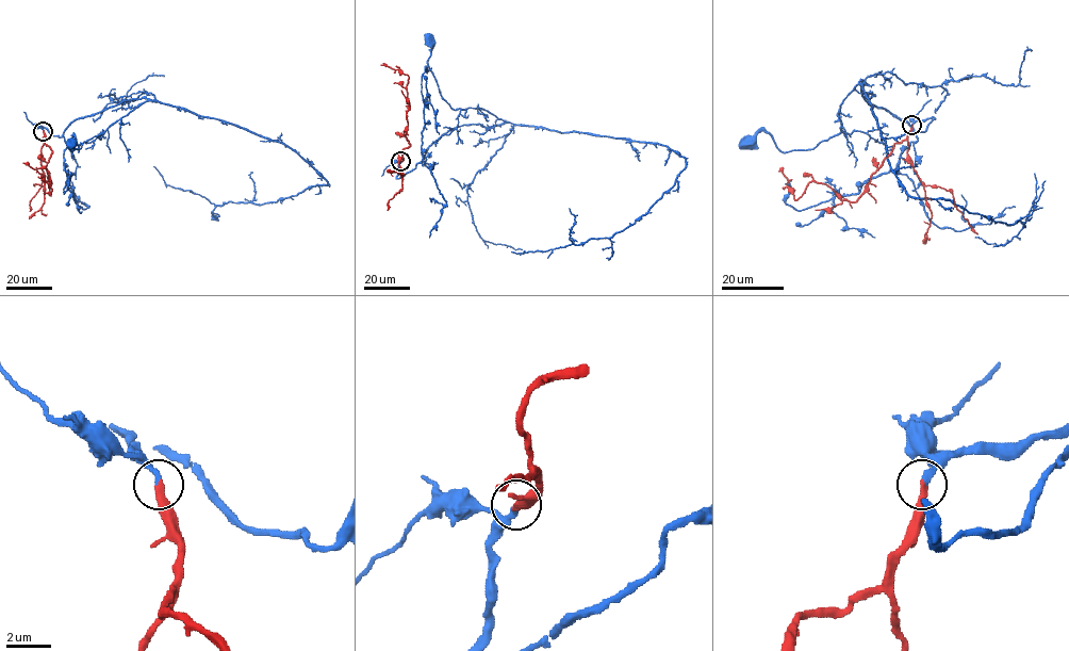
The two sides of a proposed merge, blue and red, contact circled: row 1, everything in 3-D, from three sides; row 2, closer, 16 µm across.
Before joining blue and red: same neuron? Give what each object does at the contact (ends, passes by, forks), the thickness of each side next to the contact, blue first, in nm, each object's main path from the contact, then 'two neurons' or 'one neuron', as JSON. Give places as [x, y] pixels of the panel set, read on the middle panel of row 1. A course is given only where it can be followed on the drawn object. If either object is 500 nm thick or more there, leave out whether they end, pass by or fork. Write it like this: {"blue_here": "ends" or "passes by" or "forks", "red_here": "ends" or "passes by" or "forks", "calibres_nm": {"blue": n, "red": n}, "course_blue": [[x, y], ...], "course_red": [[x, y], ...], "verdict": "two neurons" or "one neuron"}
{"blue_here": "ends", "red_here": "ends", "calibres_nm": {"blue": 280, "red": 340}, "course_blue": [[400, 161], [397, 178], [449, 130], [506, 121], [482, 109], [450, 107], [427, 62], [428, 42]], "course_red": [[400, 161], [401, 150], [410, 145], [404, 132], [408, 126], [408, 76], [381, 65]], "verdict": "one neuron"}

